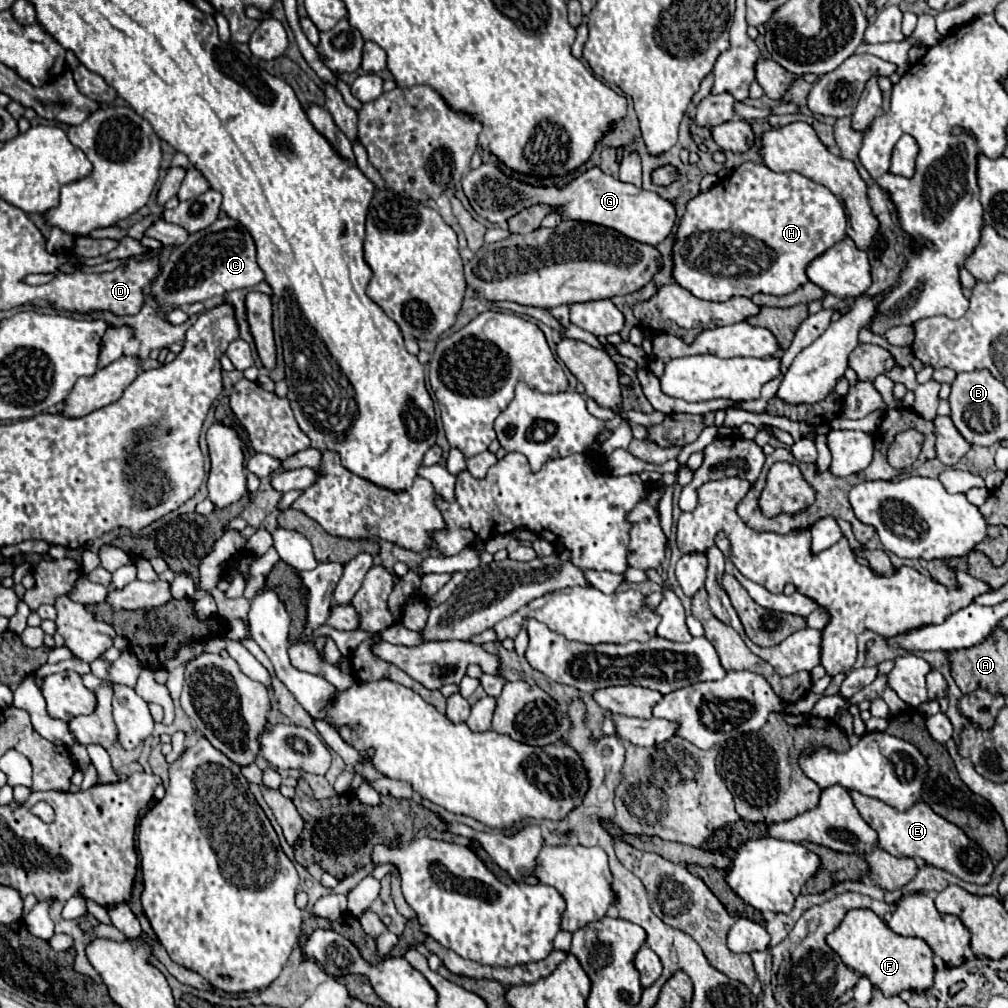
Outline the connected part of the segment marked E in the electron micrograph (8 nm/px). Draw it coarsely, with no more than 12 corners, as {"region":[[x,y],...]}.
{"region":[[850,791],[878,845],[976,885],[990,855],[918,803],[900,813]]}

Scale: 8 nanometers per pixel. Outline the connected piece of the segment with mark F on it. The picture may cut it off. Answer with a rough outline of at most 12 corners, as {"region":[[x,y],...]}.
{"region":[[852,909],[826,937],[886,997],[934,985],[930,947]]}

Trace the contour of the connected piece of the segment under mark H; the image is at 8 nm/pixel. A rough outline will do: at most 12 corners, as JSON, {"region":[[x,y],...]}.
{"region":[[746,161],[688,201],[674,281],[782,297],[846,237],[824,185]]}

